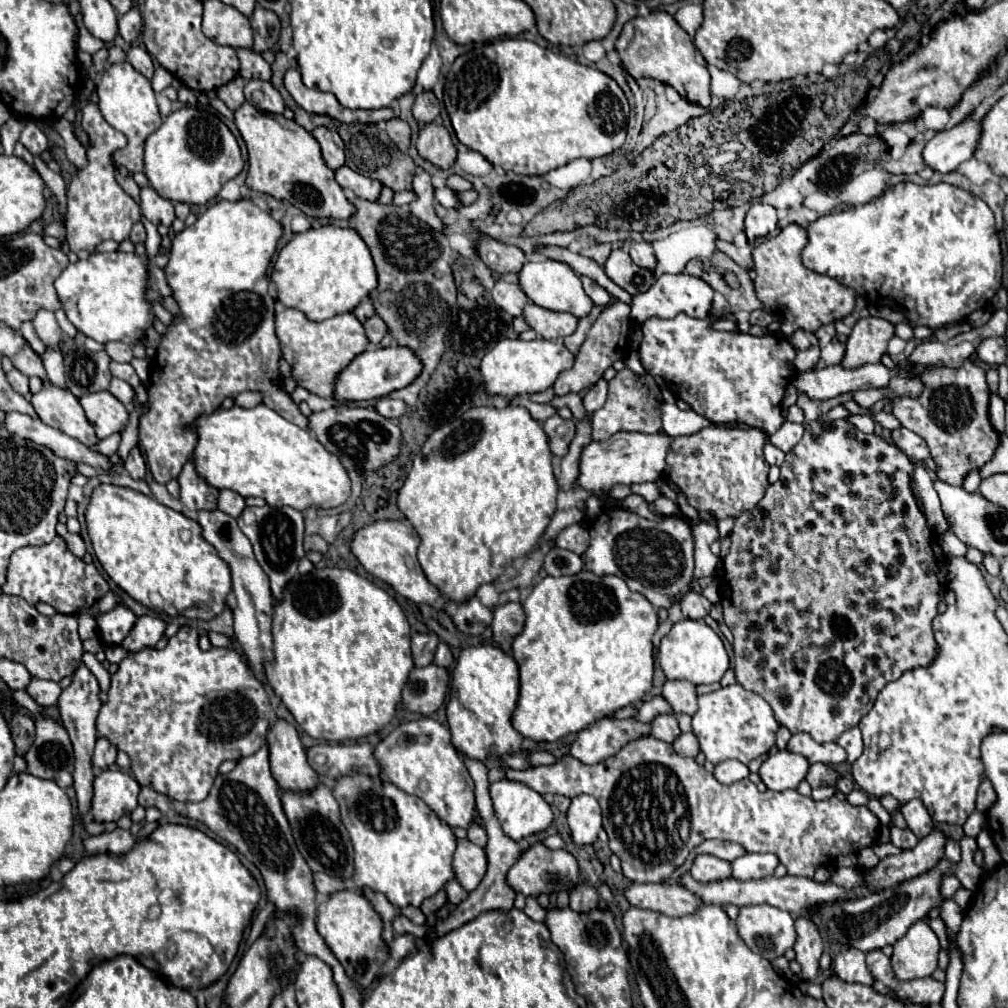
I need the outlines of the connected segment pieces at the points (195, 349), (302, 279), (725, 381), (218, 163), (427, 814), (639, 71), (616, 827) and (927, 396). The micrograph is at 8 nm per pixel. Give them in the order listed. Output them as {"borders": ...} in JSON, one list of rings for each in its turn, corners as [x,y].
{"borders":[[[[220,199],[208,207],[198,221],[178,233],[172,241],[170,261],[166,265],[168,285],[174,291],[174,299],[182,309],[182,319],[174,317],[156,353],[156,367],[150,375],[148,403],[150,411],[140,419],[140,447],[148,461],[148,467],[158,483],[176,479],[186,461],[198,435],[190,431],[190,423],[198,415],[210,415],[216,411],[226,397],[236,397],[242,391],[258,391],[266,395],[266,405],[280,413],[294,425],[308,429],[308,419],[300,413],[292,397],[280,387],[280,341],[274,333],[274,299],[268,295],[268,267],[276,251],[278,239],[282,237],[282,225],[272,219],[270,211],[262,211],[254,201],[226,201]]],[[[322,225],[298,233],[278,255],[272,271],[278,287],[278,301],[286,307],[300,309],[312,321],[326,321],[340,313],[352,311],[362,297],[378,287],[378,275],[372,255],[354,229]]],[[[714,311],[706,319],[676,315],[674,319],[646,319],[642,323],[640,361],[646,373],[658,375],[666,381],[670,391],[686,401],[692,411],[710,419],[716,425],[746,423],[760,427],[768,435],[776,433],[784,423],[782,397],[794,371],[796,349],[774,335],[754,337],[748,333],[728,333],[710,327],[716,317]]],[[[182,107],[146,139],[144,173],[150,185],[170,201],[206,205],[224,183],[234,179],[244,167],[238,141],[222,123],[220,115],[208,107]]],[[[342,775],[336,779],[332,793],[340,805],[342,825],[354,845],[356,873],[350,881],[314,873],[318,893],[330,895],[334,891],[360,889],[360,885],[366,885],[384,893],[392,905],[402,909],[406,905],[420,907],[424,899],[436,895],[454,879],[452,853],[456,849],[456,837],[420,797],[408,795],[394,783],[370,775]]],[[[652,11],[648,17],[635,17],[628,21],[616,41],[616,51],[627,75],[636,80],[641,77],[658,79],[666,85],[672,85],[682,97],[692,103],[698,103],[702,107],[710,105],[710,73],[706,66],[696,63],[694,43],[690,35],[686,35],[686,31],[682,31],[676,19],[666,11]]],[[[640,737],[626,743],[616,755],[596,763],[586,765],[564,755],[556,765],[550,767],[530,767],[524,771],[506,771],[506,777],[524,783],[538,791],[540,795],[566,795],[576,797],[580,793],[594,795],[602,807],[606,819],[606,833],[610,839],[610,849],[622,861],[622,873],[630,881],[666,881],[680,865],[684,865],[688,853],[706,839],[722,839],[740,843],[748,853],[774,853],[780,863],[788,869],[788,875],[812,877],[820,865],[840,855],[852,855],[864,847],[874,845],[880,821],[868,807],[854,807],[848,801],[836,797],[824,801],[812,801],[794,789],[788,791],[764,791],[760,793],[750,779],[742,779],[732,785],[722,785],[714,775],[706,773],[694,759],[684,759],[676,755],[670,743],[654,737]]],[[[966,361],[960,369],[928,369],[922,381],[924,393],[918,399],[896,399],[892,413],[902,427],[914,431],[928,443],[932,459],[938,463],[938,479],[960,485],[972,469],[980,469],[994,457],[1000,441],[988,419],[990,389],[986,375],[978,365]]]]}

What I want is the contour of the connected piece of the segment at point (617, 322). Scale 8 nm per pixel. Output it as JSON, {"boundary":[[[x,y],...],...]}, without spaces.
{"boundary":[[[612,301],[602,313],[600,317],[594,321],[586,341],[582,343],[576,359],[574,359],[574,367],[568,371],[562,371],[554,383],[554,391],[556,395],[566,395],[566,393],[582,393],[586,387],[592,387],[602,373],[606,371],[606,367],[610,367],[614,361],[622,359],[622,347],[626,347],[626,329],[622,325],[622,321],[630,321],[630,305],[622,303],[622,301]]]}

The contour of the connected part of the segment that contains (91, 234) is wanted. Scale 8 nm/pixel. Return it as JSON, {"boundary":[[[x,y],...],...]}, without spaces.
{"boundary":[[[88,103],[82,109],[82,129],[88,133],[90,145],[86,147],[88,165],[78,169],[66,191],[68,211],[66,211],[66,233],[68,243],[74,253],[78,251],[96,251],[104,239],[124,241],[130,235],[132,225],[140,219],[138,203],[116,183],[116,169],[112,153],[126,145],[126,137],[110,127],[102,117],[100,109],[94,103]]]}

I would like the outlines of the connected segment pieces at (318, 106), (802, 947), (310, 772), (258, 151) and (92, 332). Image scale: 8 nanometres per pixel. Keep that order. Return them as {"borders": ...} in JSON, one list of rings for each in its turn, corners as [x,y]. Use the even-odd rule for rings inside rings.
{"borders":[[[[298,69],[286,71],[284,85],[286,85],[288,93],[294,97],[294,101],[302,109],[306,109],[308,113],[328,115],[328,117],[334,117],[342,123],[380,123],[380,121],[388,121],[388,119],[394,117],[390,107],[372,109],[372,111],[344,109],[332,93],[324,93],[324,91],[318,91],[318,89],[308,89],[302,83],[302,77],[300,77]]],[[[796,917],[794,925],[796,925],[796,935],[798,935],[794,943],[794,951],[796,951],[796,961],[802,967],[800,975],[806,981],[814,981],[818,975],[818,959],[822,955],[824,941],[820,937],[818,927],[814,927],[810,919]]],[[[278,719],[270,727],[268,749],[272,775],[284,791],[306,793],[320,783],[318,773],[310,767],[306,759],[306,751],[300,743],[296,729],[284,719]]],[[[242,103],[236,111],[234,111],[234,123],[242,135],[242,139],[246,141],[248,147],[248,177],[246,177],[246,185],[254,191],[262,191],[268,193],[276,199],[288,201],[290,205],[298,207],[302,213],[310,215],[310,217],[334,217],[334,219],[348,219],[354,213],[354,205],[346,199],[342,187],[336,183],[334,179],[334,171],[326,167],[318,141],[312,137],[312,133],[308,133],[304,127],[300,127],[294,119],[286,119],[284,115],[256,115],[254,111],[258,111],[252,103]]],[[[90,253],[88,259],[70,263],[56,279],[54,287],[62,301],[62,309],[78,331],[94,341],[122,341],[134,345],[144,331],[152,327],[154,313],[146,299],[148,255],[138,253]],[[146,327],[146,329],[144,329]]]]}

